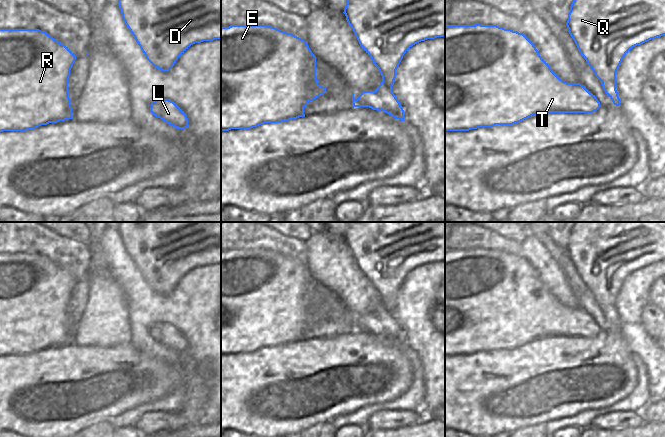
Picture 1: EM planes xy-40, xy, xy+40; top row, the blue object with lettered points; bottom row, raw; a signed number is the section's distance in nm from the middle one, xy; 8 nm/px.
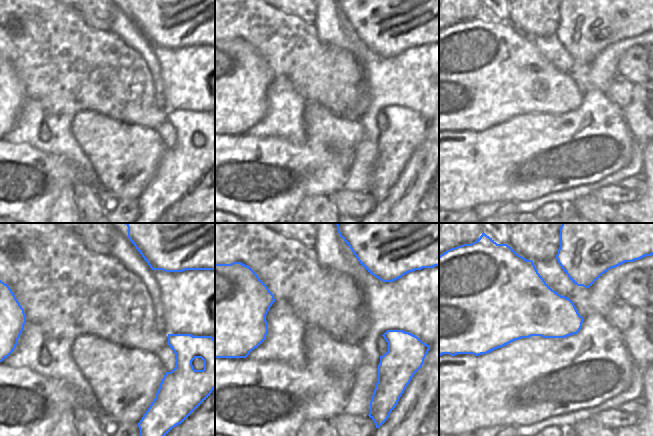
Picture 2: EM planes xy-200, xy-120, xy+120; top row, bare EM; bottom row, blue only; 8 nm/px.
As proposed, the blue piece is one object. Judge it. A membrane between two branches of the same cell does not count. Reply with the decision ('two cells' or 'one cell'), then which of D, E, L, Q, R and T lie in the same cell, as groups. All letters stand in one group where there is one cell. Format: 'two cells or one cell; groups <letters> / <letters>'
two cells; groups D L Q / E R T

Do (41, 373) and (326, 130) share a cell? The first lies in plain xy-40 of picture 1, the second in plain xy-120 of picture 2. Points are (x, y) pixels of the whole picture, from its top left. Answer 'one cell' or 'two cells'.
two cells

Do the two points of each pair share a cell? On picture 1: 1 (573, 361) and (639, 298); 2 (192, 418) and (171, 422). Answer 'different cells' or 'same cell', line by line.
1: different cells
2: different cells

